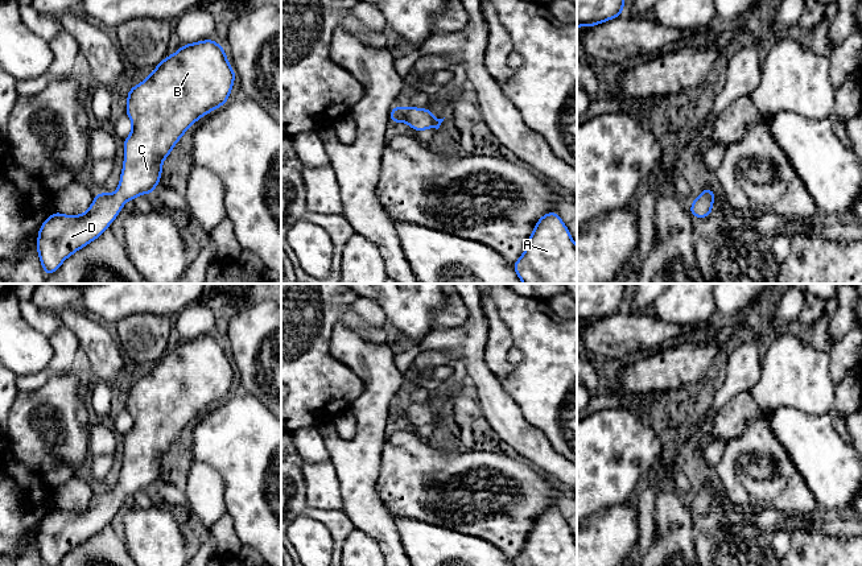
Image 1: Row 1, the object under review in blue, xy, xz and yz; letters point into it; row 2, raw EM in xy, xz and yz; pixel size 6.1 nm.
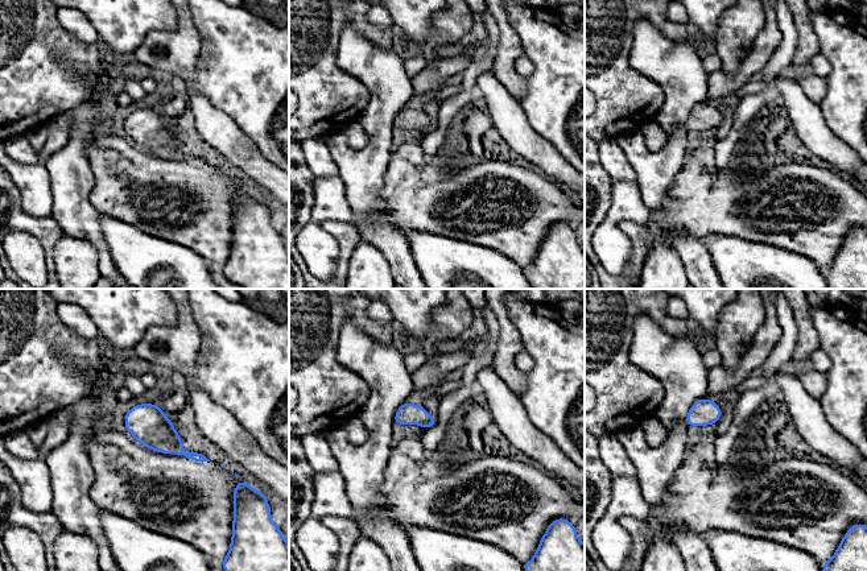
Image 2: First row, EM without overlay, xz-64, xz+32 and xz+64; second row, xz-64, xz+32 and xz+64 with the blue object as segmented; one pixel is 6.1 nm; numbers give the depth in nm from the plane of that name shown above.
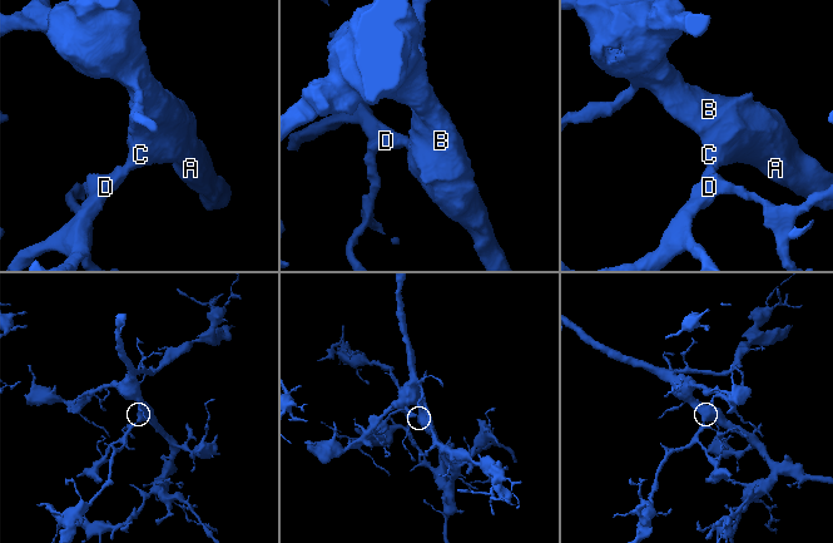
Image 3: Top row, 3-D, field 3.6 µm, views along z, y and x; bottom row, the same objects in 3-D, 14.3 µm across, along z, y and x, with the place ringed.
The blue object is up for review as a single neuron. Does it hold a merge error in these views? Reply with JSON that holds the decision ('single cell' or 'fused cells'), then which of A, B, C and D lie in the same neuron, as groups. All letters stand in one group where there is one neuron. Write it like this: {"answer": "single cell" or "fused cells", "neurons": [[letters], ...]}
{"answer": "single cell", "neurons": [["A", "B", "C", "D"]]}

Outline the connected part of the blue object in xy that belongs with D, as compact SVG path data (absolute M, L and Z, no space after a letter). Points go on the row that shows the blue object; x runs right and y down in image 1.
M202 40L182 45L174 54L165 57L147 79L128 88L125 113L132 121L132 131L123 140L124 161L117 190L114 194L98 191L84 214L54 211L45 219L38 230L37 253L46 276L55 273L69 256L100 237L125 202L137 195L153 194L161 181L164 160L198 119L227 103L235 78L226 49L215 40Z

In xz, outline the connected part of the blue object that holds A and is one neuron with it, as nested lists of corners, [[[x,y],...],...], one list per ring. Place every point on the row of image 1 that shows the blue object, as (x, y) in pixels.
[[[558,212],[544,214],[535,224],[527,247],[512,268],[523,284],[577,284],[577,245]]]

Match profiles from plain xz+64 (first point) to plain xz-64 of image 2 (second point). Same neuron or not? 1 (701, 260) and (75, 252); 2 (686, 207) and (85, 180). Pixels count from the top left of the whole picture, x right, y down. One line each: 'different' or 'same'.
1: different
2: different

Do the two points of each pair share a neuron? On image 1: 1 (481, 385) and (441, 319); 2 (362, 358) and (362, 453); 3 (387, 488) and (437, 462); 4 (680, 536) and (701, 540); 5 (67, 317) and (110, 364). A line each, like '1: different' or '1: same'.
1: different
2: same
3: same
4: different
5: same

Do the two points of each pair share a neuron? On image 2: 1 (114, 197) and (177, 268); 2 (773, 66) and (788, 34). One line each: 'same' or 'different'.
1: different
2: same

